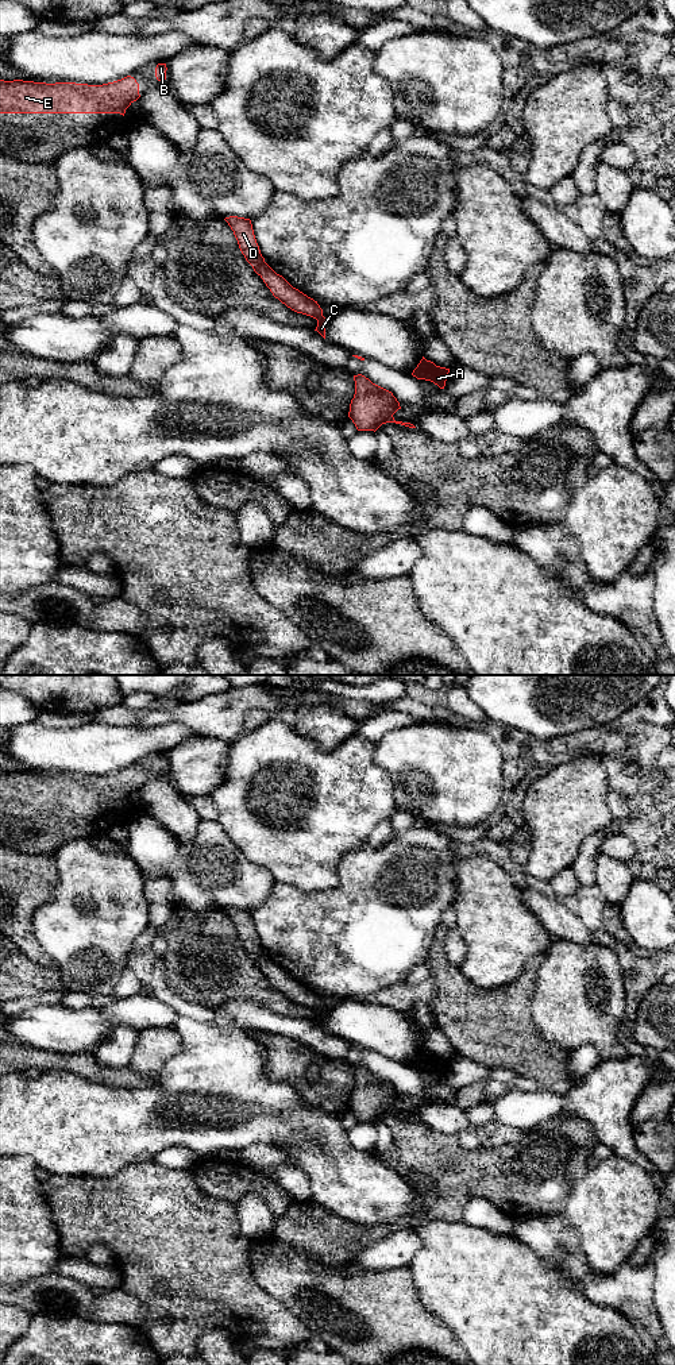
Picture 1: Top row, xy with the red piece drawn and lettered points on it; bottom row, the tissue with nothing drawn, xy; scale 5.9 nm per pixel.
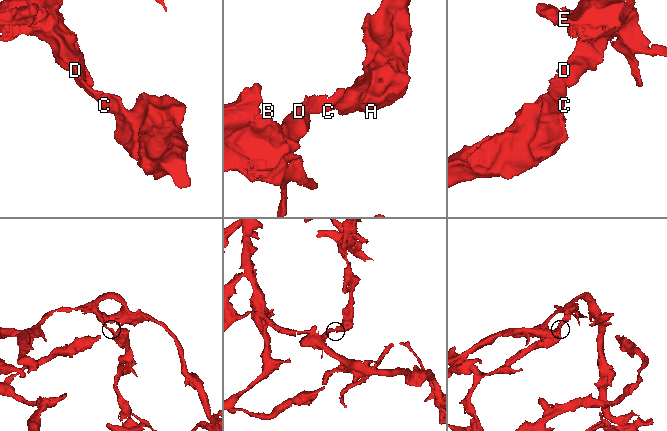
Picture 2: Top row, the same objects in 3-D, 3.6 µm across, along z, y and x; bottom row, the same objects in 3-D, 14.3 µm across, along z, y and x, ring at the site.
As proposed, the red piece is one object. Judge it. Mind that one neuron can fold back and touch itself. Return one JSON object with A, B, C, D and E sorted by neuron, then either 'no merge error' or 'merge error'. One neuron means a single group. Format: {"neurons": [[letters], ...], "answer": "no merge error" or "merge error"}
{"neurons": [["A", "C"], ["B", "D", "E"]], "answer": "merge error"}

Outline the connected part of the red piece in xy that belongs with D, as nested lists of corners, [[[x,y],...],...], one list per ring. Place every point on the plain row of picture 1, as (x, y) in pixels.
[[[230,907],[224,911],[234,922],[239,940],[246,952],[252,957],[254,963],[261,967],[261,957],[265,955],[265,949],[262,948],[256,934],[251,911],[238,907]]]

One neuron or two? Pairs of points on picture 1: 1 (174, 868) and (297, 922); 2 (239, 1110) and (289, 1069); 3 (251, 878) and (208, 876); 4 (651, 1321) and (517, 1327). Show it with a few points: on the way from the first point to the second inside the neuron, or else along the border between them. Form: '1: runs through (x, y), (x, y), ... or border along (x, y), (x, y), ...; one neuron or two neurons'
1: border along (276, 883), (270, 894), (251, 912); two neurons
2: border along (263, 1051), (265, 1072), (288, 1082), (303, 1098); two neurons
3: runs through (240, 878), (219, 876); one neuron
4: border along (602, 1307), (613, 1307), (633, 1325); two neurons

